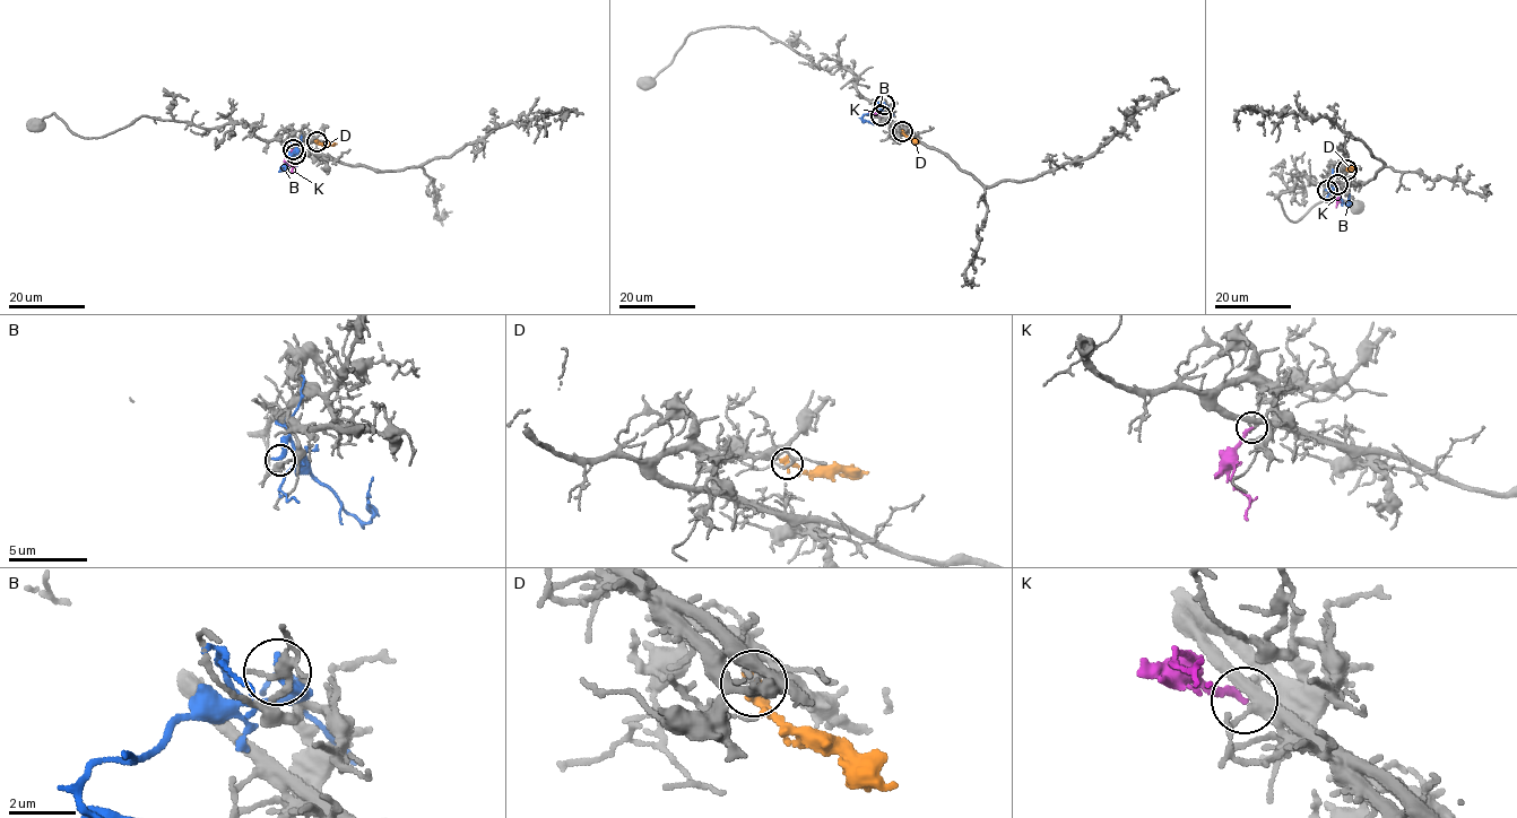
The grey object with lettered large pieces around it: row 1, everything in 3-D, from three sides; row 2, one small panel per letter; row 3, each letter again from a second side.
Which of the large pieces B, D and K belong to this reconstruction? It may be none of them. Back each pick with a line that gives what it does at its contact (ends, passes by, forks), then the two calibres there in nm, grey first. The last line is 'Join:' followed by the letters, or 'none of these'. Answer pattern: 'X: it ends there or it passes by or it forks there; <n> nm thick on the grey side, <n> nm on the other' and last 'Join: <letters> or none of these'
K: it ends there; 360 nm thick on the grey side, 200 nm on the other
Join: K

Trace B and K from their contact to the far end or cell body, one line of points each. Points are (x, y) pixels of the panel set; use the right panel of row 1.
B: (1327, 190), (1329, 185), (1349, 205), (1350, 194)
K: (1337, 183), (1336, 207)

